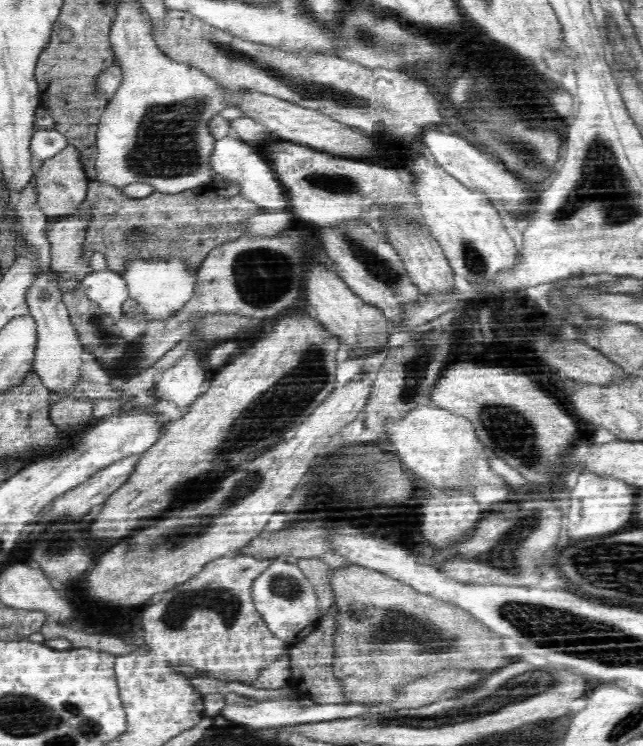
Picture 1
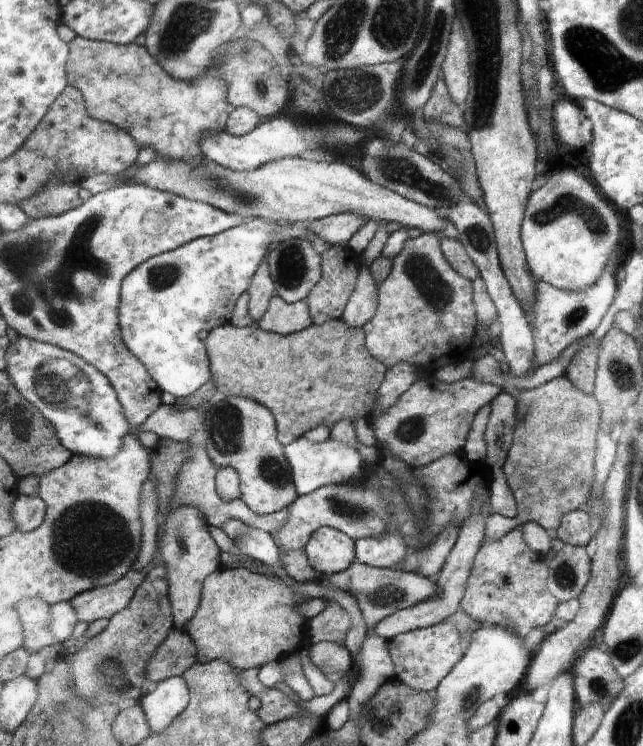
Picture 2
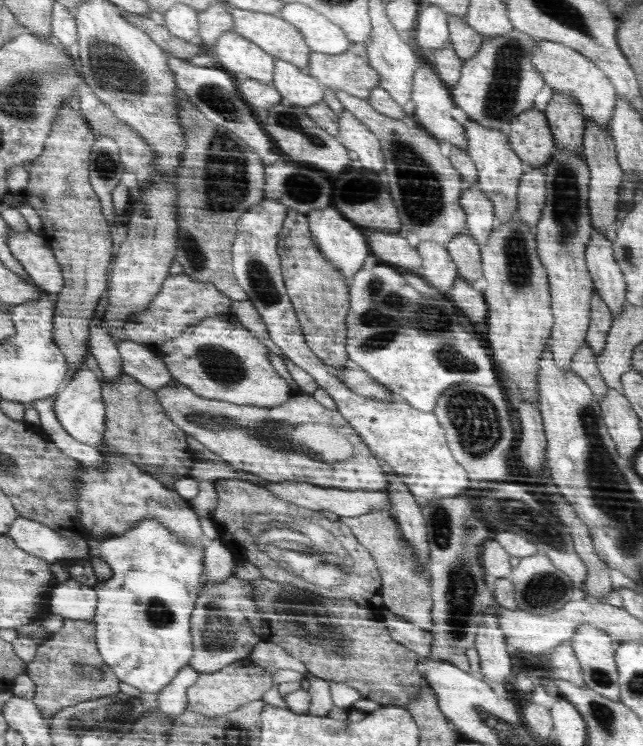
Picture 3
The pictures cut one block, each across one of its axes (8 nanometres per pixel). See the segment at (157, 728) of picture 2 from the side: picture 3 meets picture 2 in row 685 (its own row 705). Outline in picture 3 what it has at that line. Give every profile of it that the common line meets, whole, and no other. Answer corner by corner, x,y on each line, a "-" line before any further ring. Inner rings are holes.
188,665
184,667
173,682
158,693
157,710
164,712
173,720
178,719
186,711
187,705
187,688
192,687
199,678
199,672

